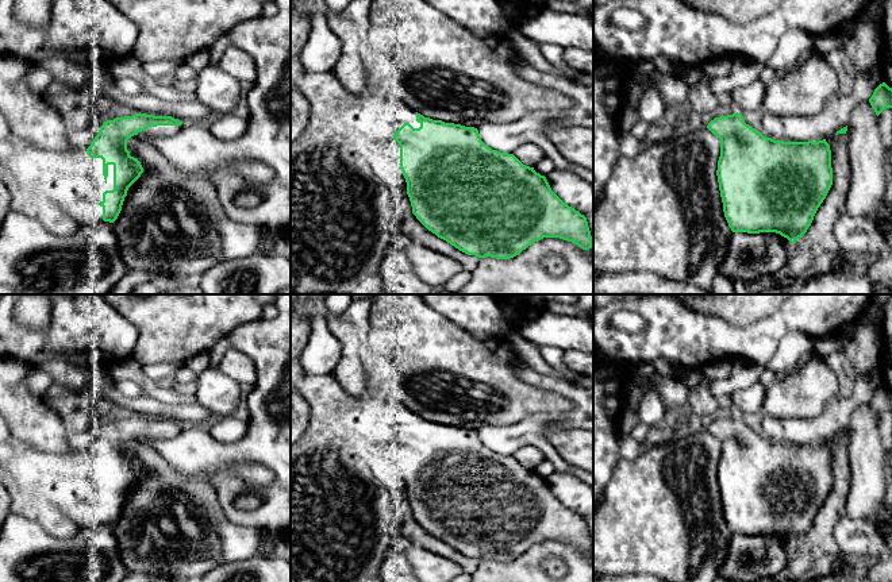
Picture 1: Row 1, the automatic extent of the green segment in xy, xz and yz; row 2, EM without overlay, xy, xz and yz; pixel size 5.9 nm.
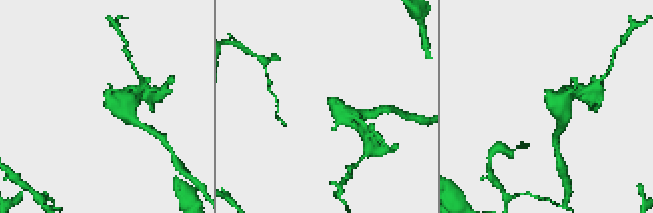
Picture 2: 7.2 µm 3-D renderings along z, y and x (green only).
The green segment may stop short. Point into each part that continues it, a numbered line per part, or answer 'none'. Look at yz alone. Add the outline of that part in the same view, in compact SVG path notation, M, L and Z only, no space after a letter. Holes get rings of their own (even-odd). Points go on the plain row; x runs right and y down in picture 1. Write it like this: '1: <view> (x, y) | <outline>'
1: yz (722, 412) | M719 408L714 413L711 413L710 416L705 416L701 419L703 427L707 429L708 425L711 423L714 423L715 420L727 419L727 417L733 417L733 416L737 416L737 412L734 408Z

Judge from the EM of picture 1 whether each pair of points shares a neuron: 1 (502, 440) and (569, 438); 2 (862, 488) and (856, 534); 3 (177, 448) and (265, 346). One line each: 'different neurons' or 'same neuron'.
1: different neurons
2: different neurons
3: same neuron

